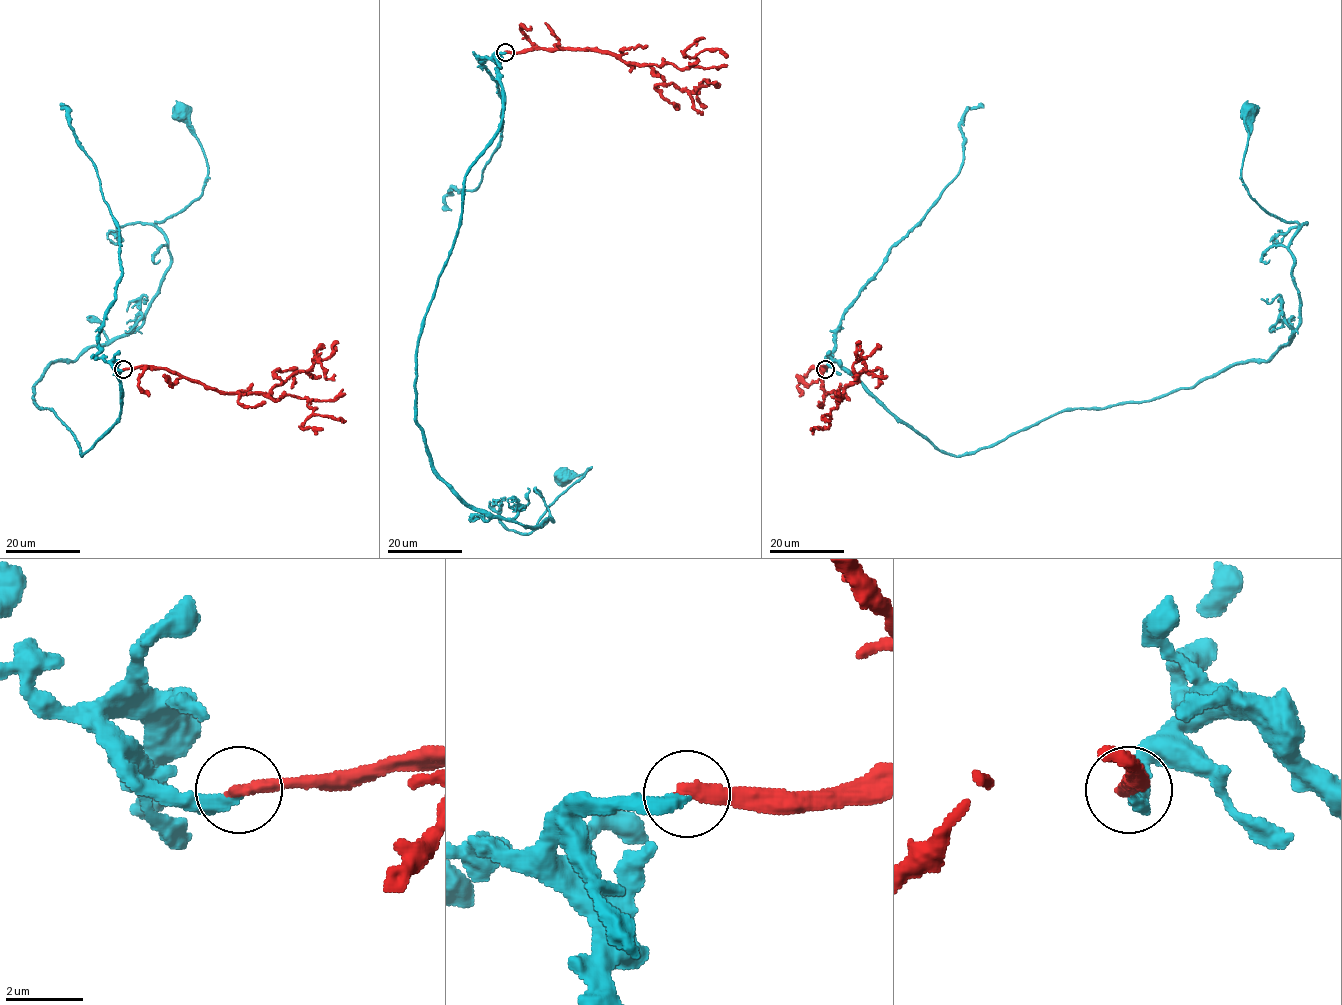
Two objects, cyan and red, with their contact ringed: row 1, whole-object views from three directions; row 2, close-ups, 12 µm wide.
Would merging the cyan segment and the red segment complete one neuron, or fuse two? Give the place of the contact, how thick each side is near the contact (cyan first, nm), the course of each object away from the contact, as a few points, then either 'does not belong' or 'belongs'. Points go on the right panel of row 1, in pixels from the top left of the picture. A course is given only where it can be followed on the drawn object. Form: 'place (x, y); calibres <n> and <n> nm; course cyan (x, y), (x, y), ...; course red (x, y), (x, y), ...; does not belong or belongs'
place (825, 369); calibres 320 and 380 nm; course cyan (826, 370), (838, 362), (951, 455), (1266, 361), (1299, 323), (1298, 224), (1242, 178), (1249, 111); course red (825, 369), (822, 388), (838, 394), (838, 400), (837, 395), (841, 398), (832, 410), (829, 425), (811, 429); does not belong

